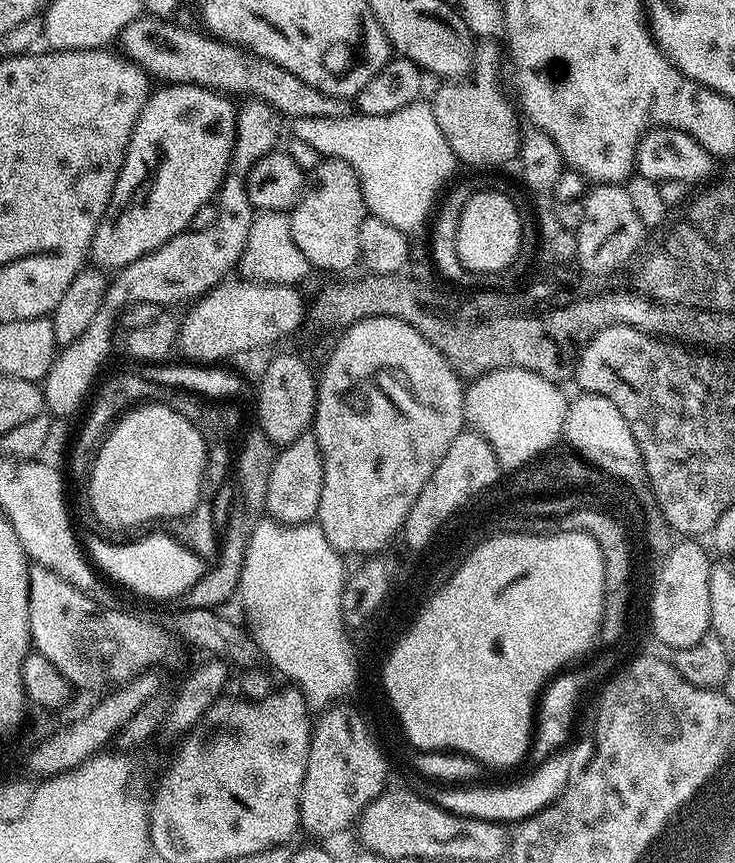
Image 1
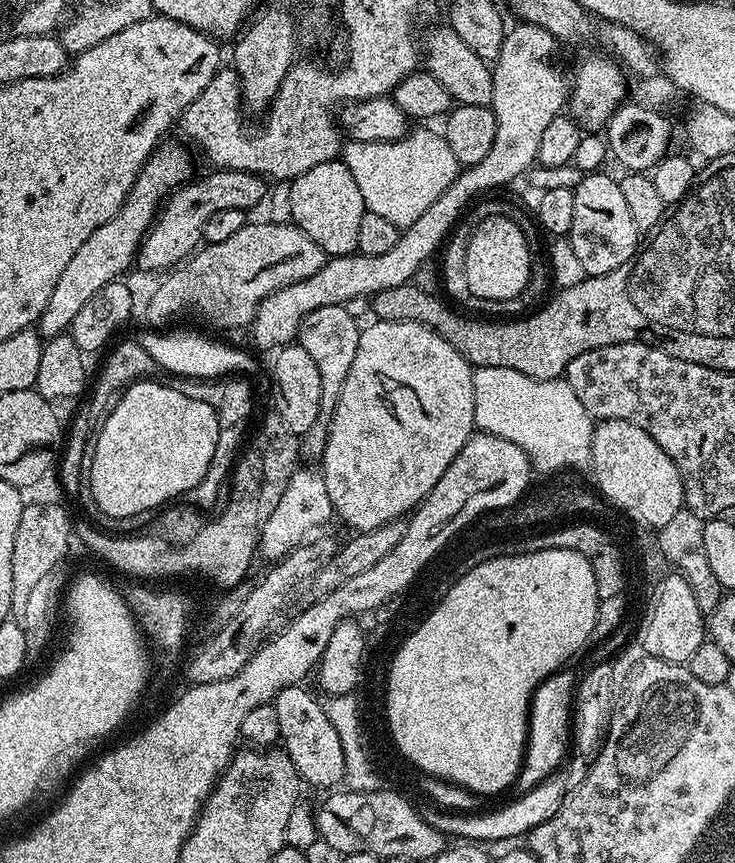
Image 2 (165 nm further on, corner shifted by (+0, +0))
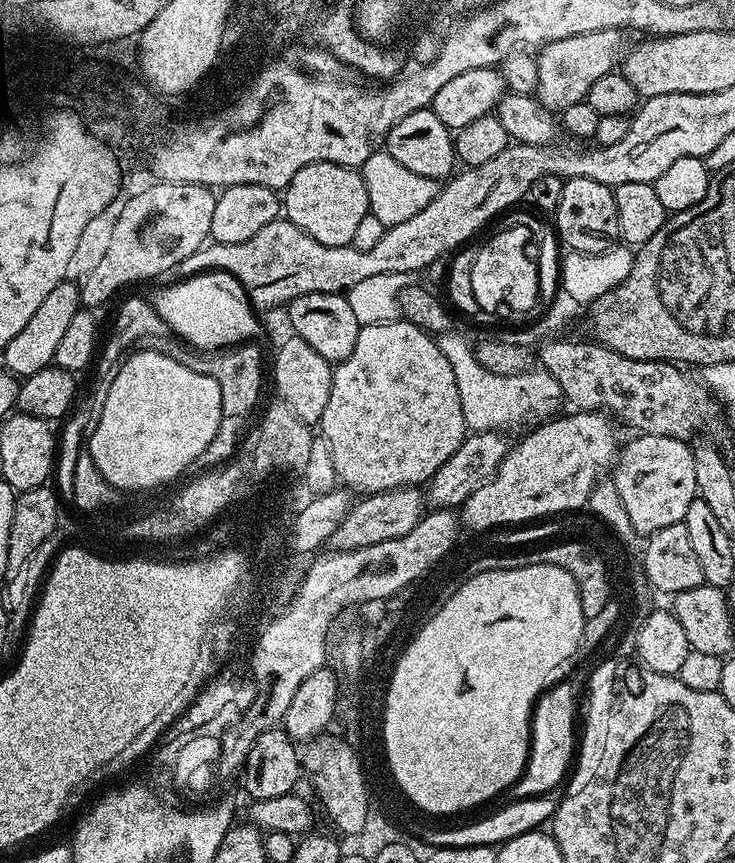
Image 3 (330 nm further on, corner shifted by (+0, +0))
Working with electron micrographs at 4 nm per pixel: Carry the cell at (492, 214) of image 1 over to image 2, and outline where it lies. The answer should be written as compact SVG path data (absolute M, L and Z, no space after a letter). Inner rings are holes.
M492 215L486 218L476 230L468 243L466 254L466 283L470 285L470 294L477 301L513 300L524 292L531 278L534 255L527 248L522 230L509 216Z

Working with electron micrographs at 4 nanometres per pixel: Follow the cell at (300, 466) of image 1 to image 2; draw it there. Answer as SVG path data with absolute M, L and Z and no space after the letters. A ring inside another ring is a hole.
M345 305L321 306L318 310L310 310L306 318L302 318L300 329L296 332L296 340L318 369L318 378L322 378L322 398L318 406L318 418L314 426L310 426L308 432L303 433L300 441L300 451L303 459L308 462L316 462L323 457L328 427L332 421L332 415L336 409L336 403L340 397L342 386L346 382L346 374L350 374L350 365L354 363L354 354L358 354L358 338L362 328L357 317L351 316Z

